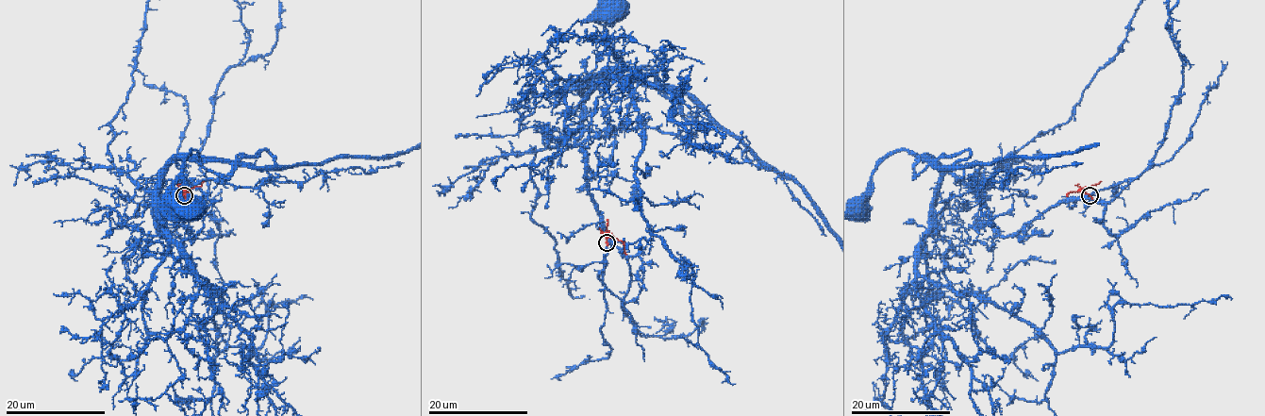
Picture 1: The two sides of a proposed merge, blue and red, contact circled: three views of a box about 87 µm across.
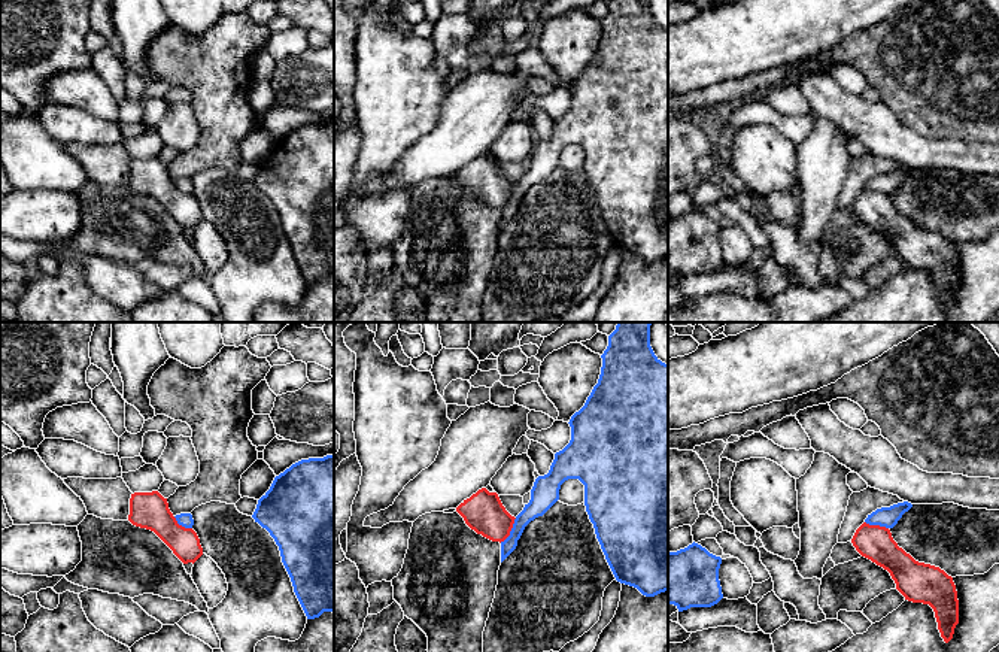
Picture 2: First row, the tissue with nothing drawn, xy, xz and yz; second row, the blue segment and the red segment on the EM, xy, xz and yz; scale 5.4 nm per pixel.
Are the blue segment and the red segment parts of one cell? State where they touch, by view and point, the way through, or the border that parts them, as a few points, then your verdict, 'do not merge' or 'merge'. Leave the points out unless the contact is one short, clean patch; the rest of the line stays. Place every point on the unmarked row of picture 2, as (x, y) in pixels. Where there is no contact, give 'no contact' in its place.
meets blue in xz at (510, 197); border along xz (516, 184), (510, 199), (500, 208); do not merge

